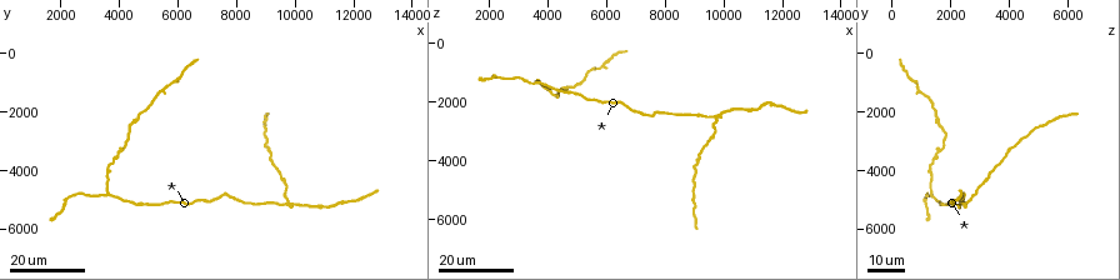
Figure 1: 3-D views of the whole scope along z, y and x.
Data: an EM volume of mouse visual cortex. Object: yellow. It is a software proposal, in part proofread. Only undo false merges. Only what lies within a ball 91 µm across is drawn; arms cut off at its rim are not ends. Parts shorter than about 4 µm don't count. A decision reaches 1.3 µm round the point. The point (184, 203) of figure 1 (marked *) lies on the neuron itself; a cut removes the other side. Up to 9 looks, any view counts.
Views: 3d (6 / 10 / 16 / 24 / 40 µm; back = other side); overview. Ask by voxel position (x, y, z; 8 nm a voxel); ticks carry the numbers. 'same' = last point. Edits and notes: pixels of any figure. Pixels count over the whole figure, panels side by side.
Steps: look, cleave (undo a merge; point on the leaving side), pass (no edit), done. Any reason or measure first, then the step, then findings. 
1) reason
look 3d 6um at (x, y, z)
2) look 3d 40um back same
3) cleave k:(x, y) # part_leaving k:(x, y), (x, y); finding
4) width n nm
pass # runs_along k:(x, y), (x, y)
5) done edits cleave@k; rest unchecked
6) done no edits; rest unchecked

sudden change in width
look 3d 24um at (9200, 3300, 4000)

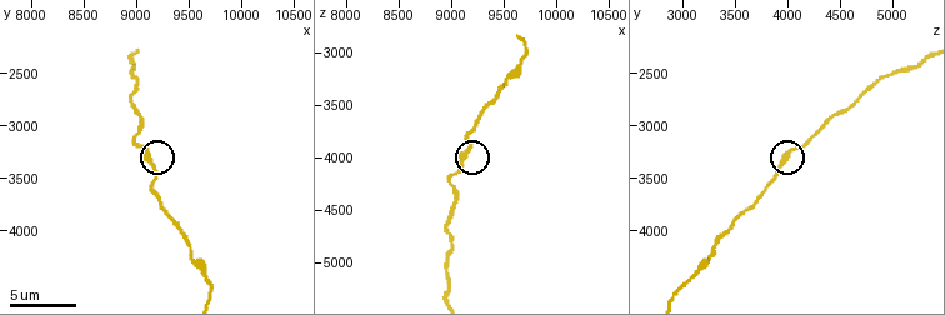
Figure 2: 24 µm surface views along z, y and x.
look 3d 10um at (9120, 3220, 4060)

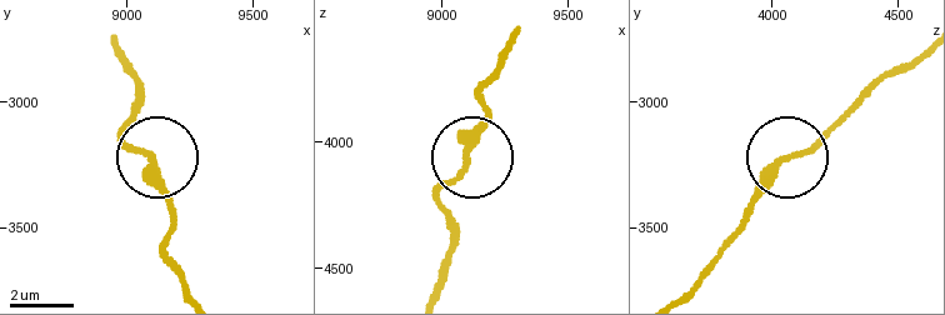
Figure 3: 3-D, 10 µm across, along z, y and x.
pass # continuous, no second neuron

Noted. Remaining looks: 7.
three-way junction
look 3d 24um at (9800, 5200, 2400)

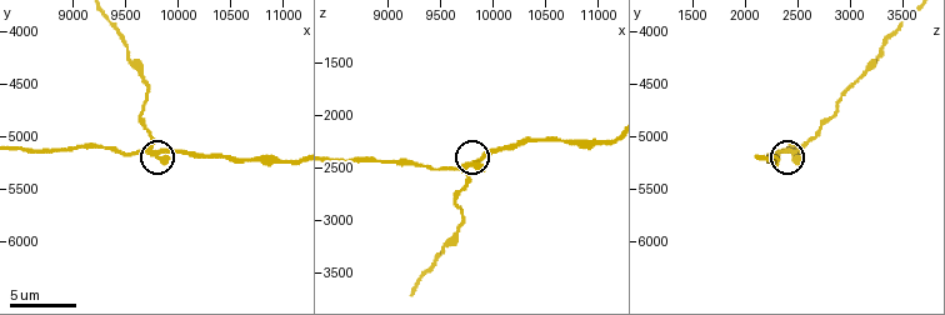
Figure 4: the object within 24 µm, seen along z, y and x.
look 3d 10um at (9720, 5120, 2500)

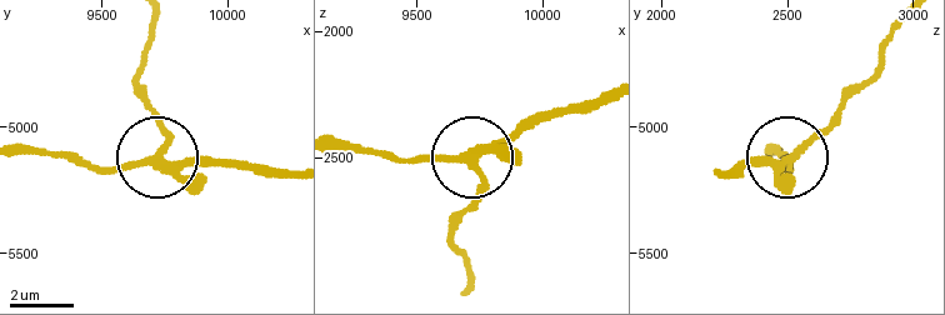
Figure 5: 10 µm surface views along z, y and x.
pass # runs_along 5:(26, 155), (66, 155), (115, 171), (155, 158), (218, 163); continuous, no second neuron

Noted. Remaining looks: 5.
arms part here
look 3d 16um at (3600, 4800, 1300)

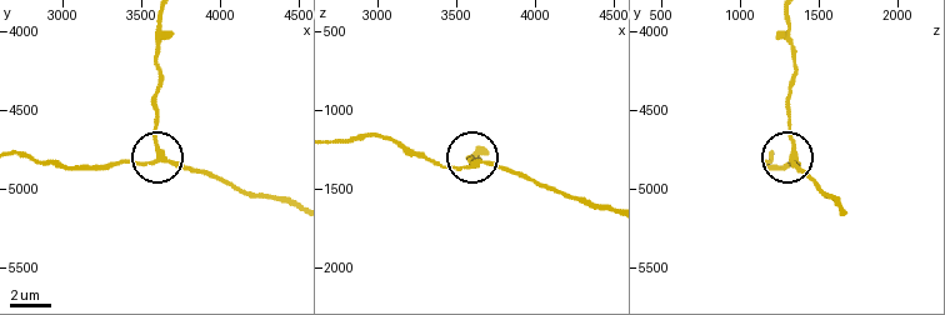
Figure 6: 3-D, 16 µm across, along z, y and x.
look 3d 10um at (3620, 4780, 1340)

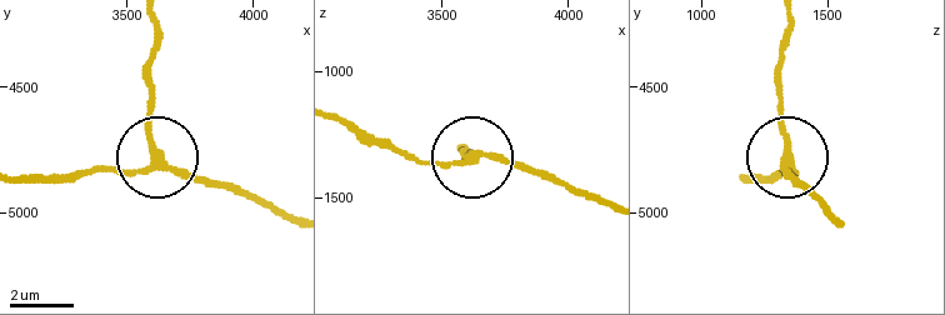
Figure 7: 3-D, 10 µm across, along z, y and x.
arms 3
pass # continuous, no second neuron

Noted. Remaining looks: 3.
sudden change in width
look 3d 16um at (4700, 2200, 1600)

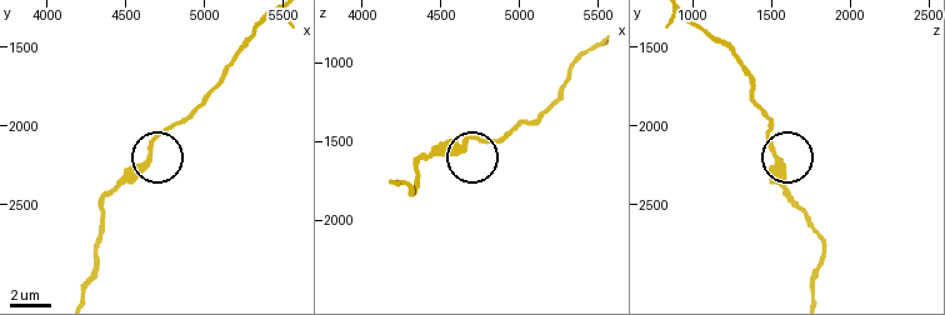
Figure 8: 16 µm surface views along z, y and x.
closer look
look 3d 6um at (4640, 2220, 1560)

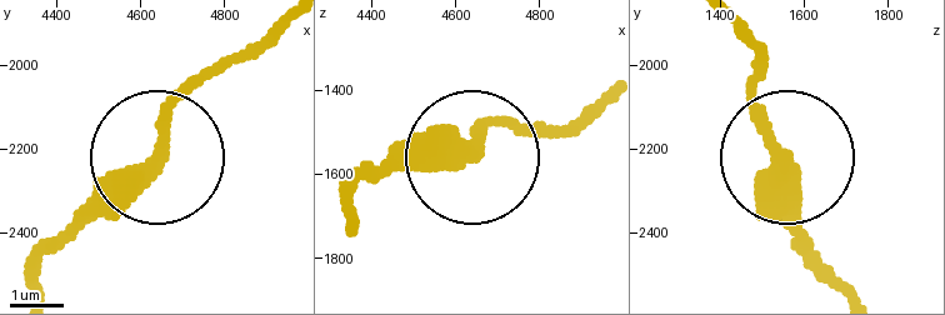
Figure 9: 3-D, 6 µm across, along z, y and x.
look 3d 6um back at (4635, 2215, 1545)

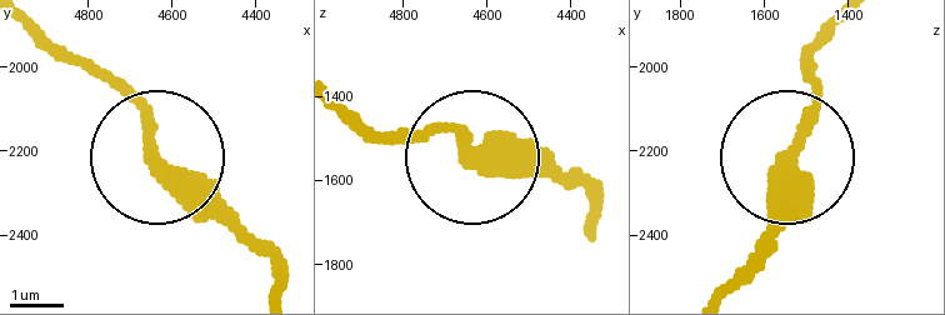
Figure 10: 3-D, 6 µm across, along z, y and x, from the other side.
width 360 nm
pass # one neuron here

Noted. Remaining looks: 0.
done no edits; rest unchecked

